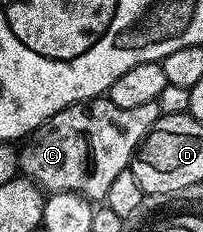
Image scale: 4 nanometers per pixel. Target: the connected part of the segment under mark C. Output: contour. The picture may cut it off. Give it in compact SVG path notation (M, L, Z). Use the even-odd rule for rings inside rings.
M106 95L80 101L43 121L23 142L20 172L49 194L81 193L93 203L103 202L110 183L131 166L141 141L161 115L155 101L142 107L117 107Z

